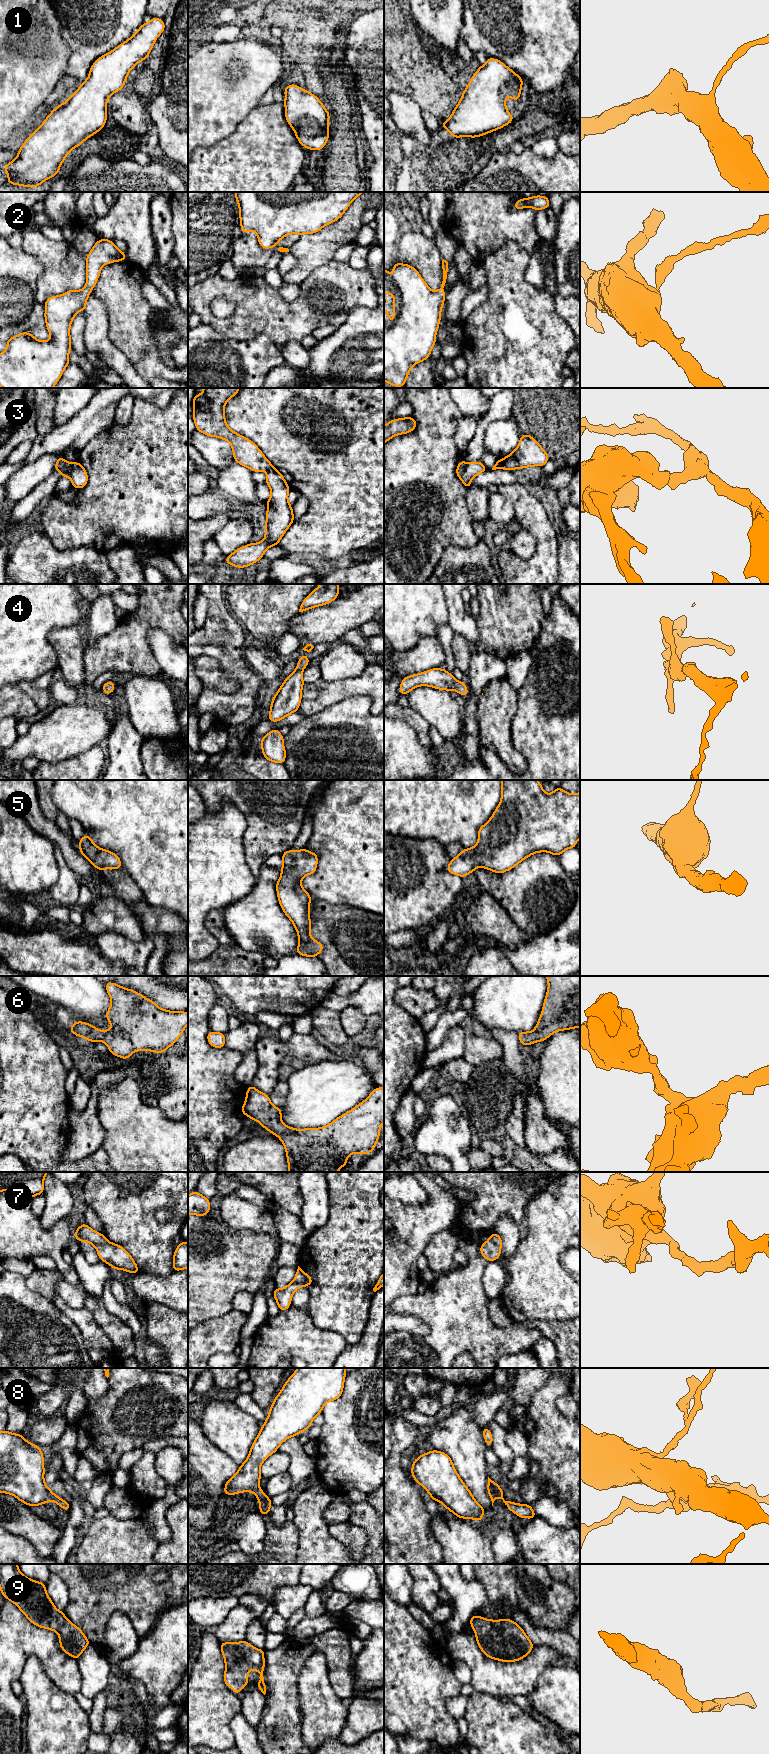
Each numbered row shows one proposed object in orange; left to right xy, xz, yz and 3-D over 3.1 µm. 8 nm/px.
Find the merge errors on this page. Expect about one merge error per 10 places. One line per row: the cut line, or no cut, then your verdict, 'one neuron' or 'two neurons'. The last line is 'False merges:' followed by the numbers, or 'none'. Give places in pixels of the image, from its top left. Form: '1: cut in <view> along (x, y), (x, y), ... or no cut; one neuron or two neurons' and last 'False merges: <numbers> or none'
1: no cut; one neuron
2: no cut; one neuron
3: cut in yz along (466, 463), (460, 478); two neurons
4: no cut; one neuron
5: no cut; one neuron
6: no cut; one neuron
7: no cut; one neuron
8: no cut; one neuron
9: no cut; one neuron
False merges: 3

